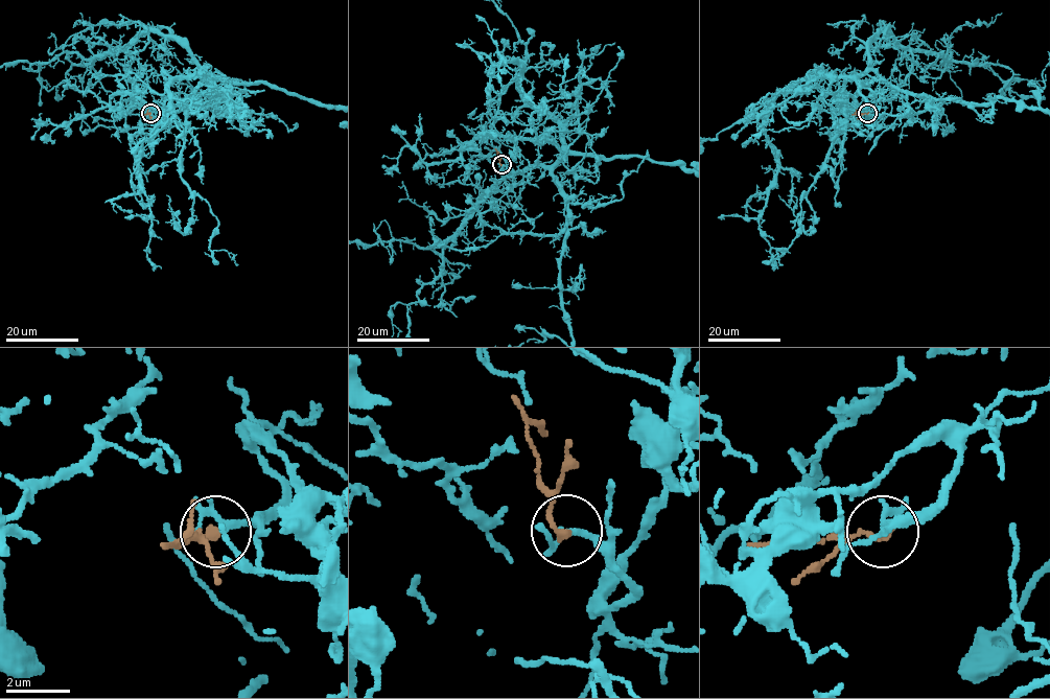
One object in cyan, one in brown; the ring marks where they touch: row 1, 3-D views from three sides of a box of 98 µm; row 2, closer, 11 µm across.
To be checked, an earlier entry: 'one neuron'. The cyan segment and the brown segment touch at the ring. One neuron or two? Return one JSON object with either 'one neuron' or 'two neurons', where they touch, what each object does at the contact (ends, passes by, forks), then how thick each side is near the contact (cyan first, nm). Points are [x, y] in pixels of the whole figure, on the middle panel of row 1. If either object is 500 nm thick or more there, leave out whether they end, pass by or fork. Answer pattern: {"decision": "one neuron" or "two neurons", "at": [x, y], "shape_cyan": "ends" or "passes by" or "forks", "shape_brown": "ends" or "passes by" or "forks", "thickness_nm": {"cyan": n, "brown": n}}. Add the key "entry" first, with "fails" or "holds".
{"entry": "fails", "decision": "two neurons", "at": [502, 164], "shape_cyan": "forks", "shape_brown": "ends", "thickness_nm": {"cyan": 150, "brown": 240}}

